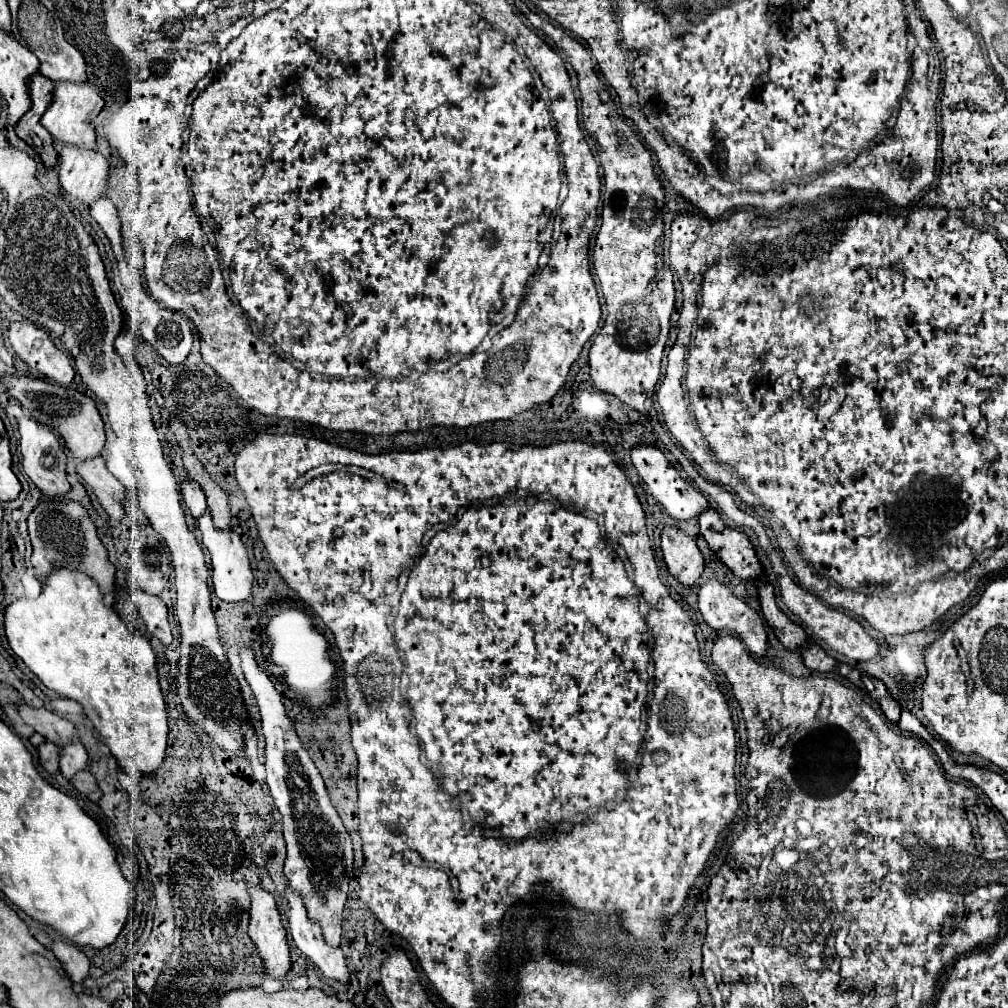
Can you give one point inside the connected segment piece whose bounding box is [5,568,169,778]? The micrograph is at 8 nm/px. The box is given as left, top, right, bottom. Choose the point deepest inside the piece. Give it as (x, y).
(79, 647)

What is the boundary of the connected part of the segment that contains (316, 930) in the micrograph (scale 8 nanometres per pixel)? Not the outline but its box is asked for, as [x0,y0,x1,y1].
[285,884,349,982]

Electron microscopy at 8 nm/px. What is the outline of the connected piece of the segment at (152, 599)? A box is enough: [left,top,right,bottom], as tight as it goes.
[131,590,173,646]

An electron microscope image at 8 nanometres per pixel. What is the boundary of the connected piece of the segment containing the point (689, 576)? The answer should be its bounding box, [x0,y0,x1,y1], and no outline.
[661,526,703,586]

